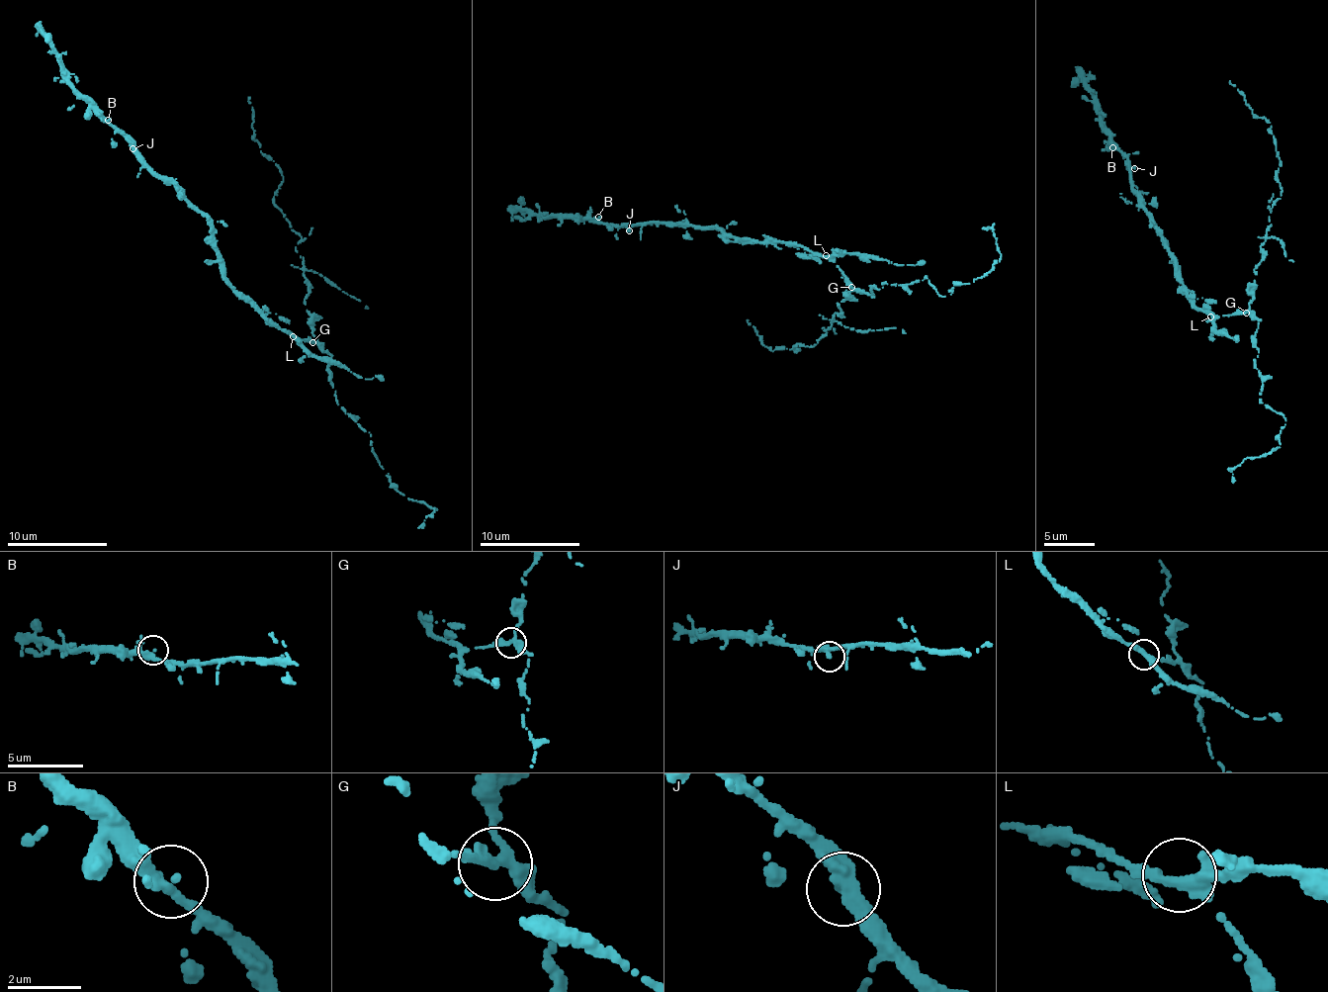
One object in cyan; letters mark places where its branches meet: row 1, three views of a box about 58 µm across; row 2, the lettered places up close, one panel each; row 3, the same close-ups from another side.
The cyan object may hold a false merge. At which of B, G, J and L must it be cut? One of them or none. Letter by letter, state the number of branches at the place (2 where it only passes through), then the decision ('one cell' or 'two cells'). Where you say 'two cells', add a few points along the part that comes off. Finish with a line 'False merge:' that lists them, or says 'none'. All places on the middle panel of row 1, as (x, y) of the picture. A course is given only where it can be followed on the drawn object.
B: branches 3; one cell
G: branches 3; two cells; course (850, 288), (837, 303), (840, 312), (826, 333), (813, 346), (795, 345), (798, 351), (772, 351), (748, 319)
J: branches 2; one cell
L: branches 3; one cell
False merge: G

